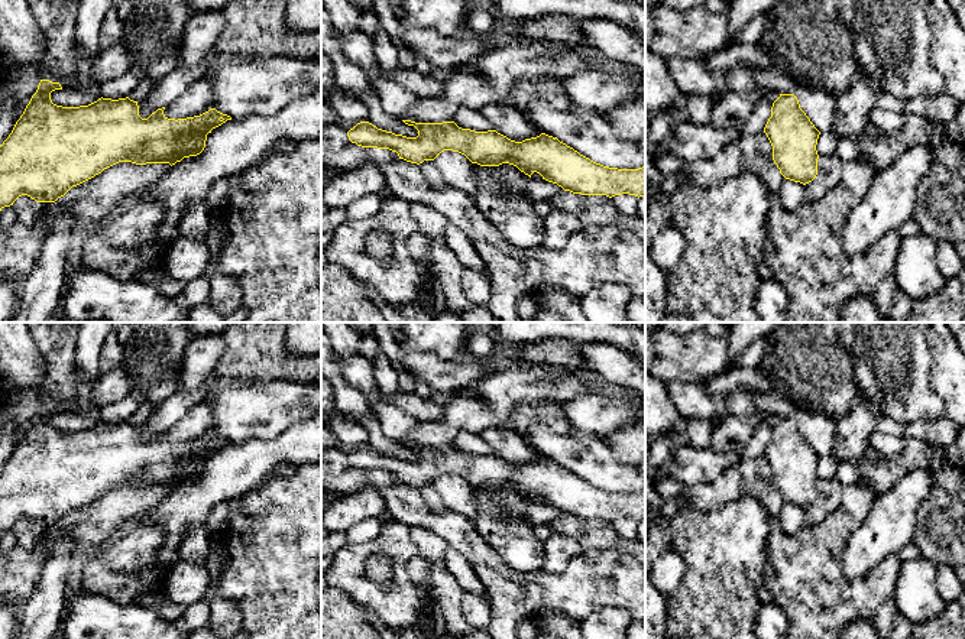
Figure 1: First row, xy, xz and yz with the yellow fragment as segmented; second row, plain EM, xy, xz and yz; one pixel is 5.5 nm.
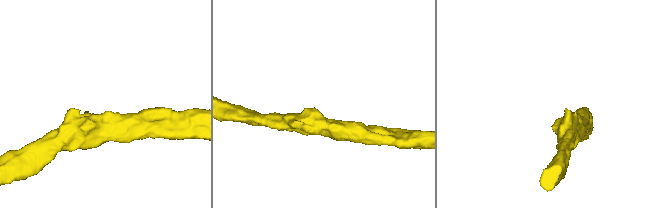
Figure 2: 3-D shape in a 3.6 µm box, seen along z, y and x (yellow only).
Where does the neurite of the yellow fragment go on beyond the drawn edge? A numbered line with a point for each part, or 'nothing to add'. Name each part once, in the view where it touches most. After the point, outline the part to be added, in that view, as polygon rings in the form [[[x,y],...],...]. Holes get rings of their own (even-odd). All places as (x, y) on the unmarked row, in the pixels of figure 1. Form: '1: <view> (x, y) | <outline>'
1: xy (55, 341) | [[[26,322],[38,351],[45,363],[41,382],[41,403],[56,402],[65,405],[74,398],[78,370],[75,344],[80,322]]]

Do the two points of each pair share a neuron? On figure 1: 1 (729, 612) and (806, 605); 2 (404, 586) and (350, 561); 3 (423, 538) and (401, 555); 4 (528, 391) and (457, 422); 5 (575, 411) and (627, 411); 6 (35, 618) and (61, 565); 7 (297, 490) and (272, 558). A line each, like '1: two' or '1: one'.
1: two
2: one
3: two
4: one
5: one
6: one
7: one

